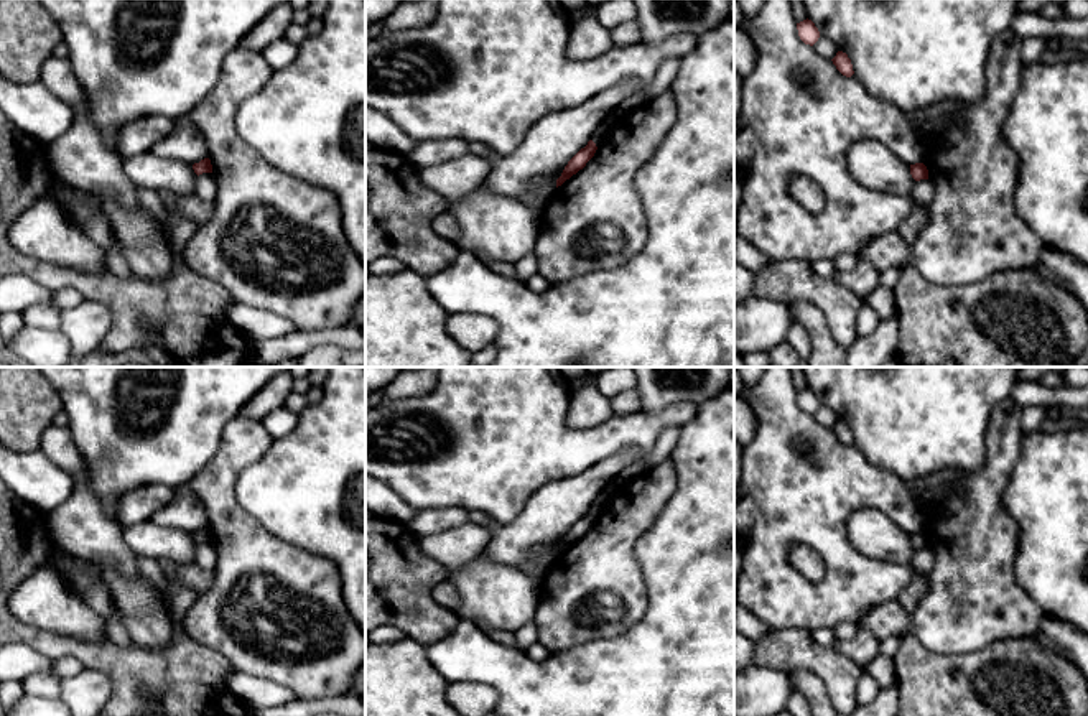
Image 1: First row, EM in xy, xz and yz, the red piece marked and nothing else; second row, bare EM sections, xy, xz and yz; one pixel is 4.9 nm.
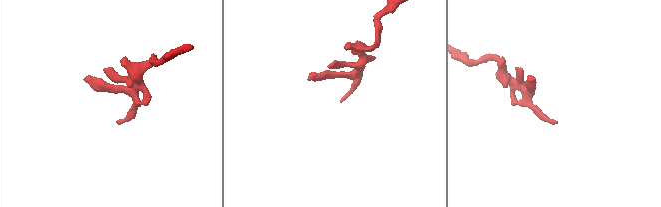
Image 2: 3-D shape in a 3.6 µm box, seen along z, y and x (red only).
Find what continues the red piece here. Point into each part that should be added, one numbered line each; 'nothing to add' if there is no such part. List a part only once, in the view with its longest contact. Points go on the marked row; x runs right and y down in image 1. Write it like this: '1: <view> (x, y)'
nothing to add

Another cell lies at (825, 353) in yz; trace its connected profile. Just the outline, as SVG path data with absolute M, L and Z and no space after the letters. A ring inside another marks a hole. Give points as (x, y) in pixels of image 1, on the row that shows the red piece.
M797 301L790 309L793 319L805 328L811 341L811 354L805 367L846 367L846 349L833 341L820 308Z

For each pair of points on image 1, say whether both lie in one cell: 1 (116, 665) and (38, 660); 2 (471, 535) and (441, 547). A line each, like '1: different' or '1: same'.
1: different
2: same

